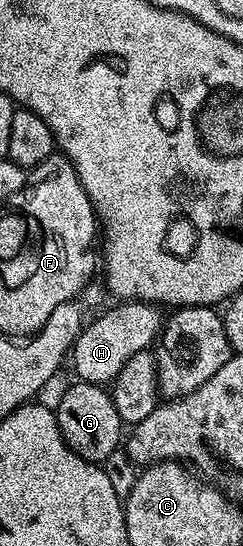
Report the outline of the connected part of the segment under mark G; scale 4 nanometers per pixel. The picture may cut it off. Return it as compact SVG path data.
M75 381L70 384L61 397L59 404L54 407L57 425L61 429L63 439L81 457L91 463L102 464L115 450L120 450L125 439L125 424L117 413L117 405L111 400L110 390L97 383Z

